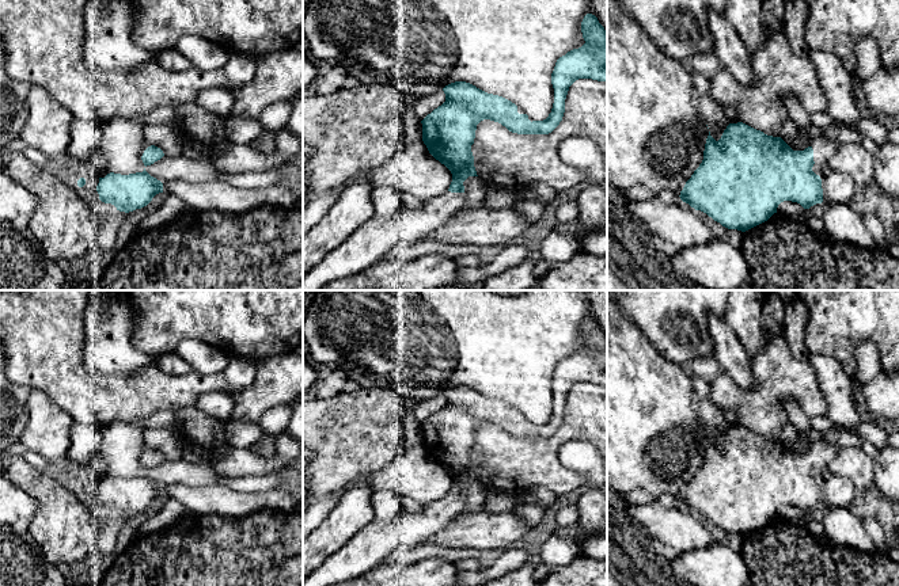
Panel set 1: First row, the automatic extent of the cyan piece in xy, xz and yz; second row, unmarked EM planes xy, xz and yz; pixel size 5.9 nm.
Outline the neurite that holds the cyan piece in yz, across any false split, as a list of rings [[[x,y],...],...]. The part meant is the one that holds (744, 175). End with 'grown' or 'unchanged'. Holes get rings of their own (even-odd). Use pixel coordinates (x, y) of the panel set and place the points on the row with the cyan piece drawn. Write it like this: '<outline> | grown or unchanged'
[[[743,122],[729,123],[718,141],[709,132],[703,160],[679,197],[722,227],[746,232],[767,221],[784,201],[797,202],[804,209],[822,203],[822,179],[812,167],[819,163],[824,168],[839,148],[835,141],[816,138],[804,151],[793,151],[781,137],[767,136]]] | grown

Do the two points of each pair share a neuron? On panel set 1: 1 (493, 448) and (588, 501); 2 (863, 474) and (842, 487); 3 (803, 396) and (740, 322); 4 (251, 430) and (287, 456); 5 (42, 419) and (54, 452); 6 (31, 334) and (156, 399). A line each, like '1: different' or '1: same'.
1: different
2: different
3: different
4: different
5: same
6: same

